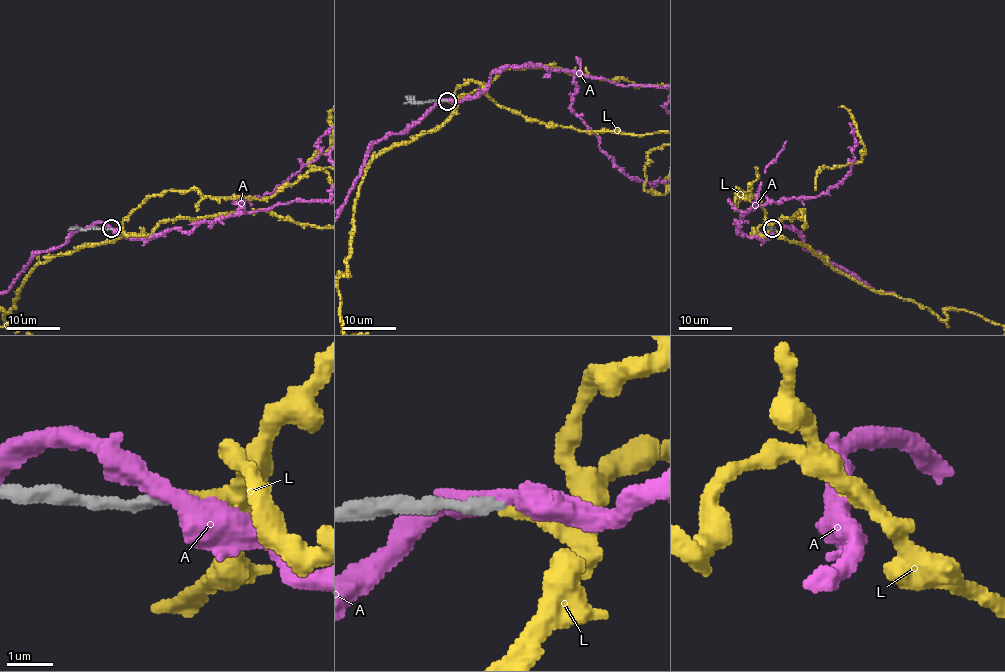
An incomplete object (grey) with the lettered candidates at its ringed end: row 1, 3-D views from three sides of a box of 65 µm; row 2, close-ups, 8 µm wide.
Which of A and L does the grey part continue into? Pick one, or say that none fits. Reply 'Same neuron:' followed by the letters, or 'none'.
Same neuron: L

